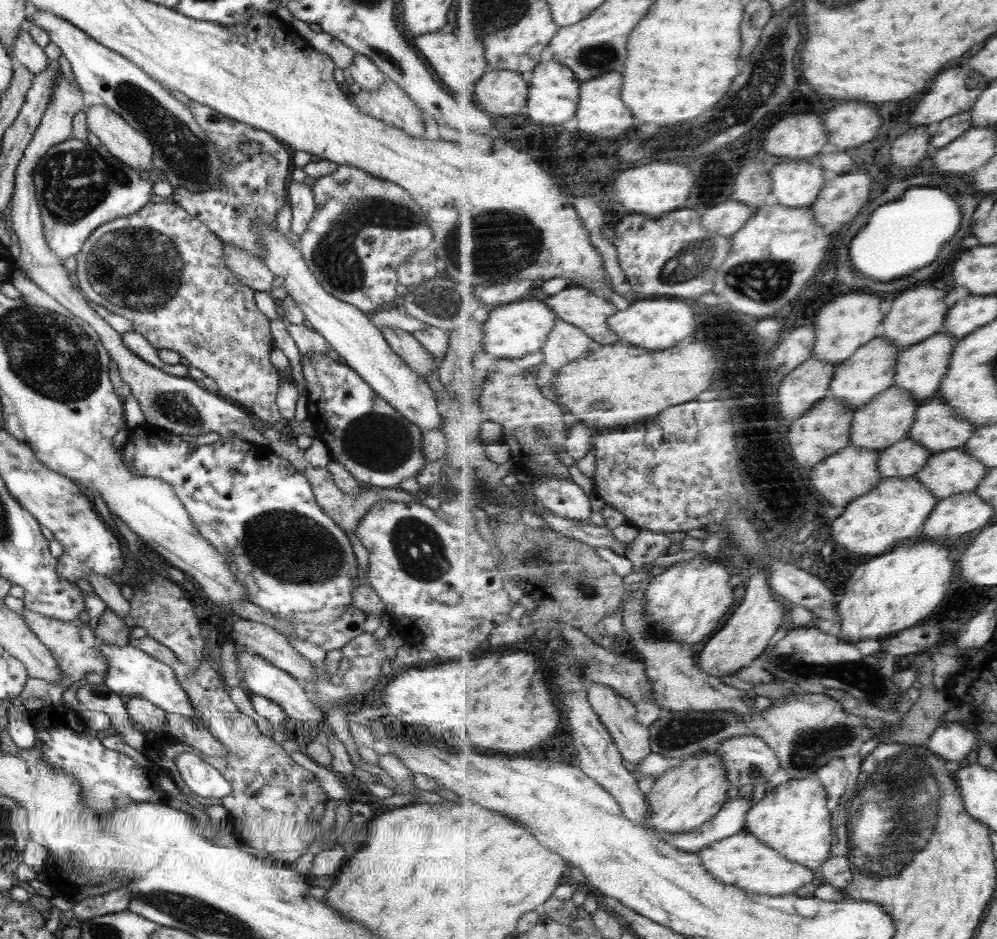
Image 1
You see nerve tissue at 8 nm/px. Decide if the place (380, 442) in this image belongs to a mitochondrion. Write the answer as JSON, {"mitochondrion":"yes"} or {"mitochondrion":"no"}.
{"mitochondrion":"yes"}

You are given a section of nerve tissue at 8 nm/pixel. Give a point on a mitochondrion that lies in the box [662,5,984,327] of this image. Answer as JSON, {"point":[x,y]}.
{"point":[765,78]}

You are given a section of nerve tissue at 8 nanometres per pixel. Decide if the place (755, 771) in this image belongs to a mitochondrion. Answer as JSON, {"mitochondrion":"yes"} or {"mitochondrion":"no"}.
{"mitochondrion":"yes"}

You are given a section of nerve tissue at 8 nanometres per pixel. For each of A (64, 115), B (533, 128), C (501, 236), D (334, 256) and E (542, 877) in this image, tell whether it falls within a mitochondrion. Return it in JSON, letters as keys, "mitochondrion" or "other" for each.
{"A":"other","B":"other","C":"mitochondrion","D":"mitochondrion","E":"other"}

